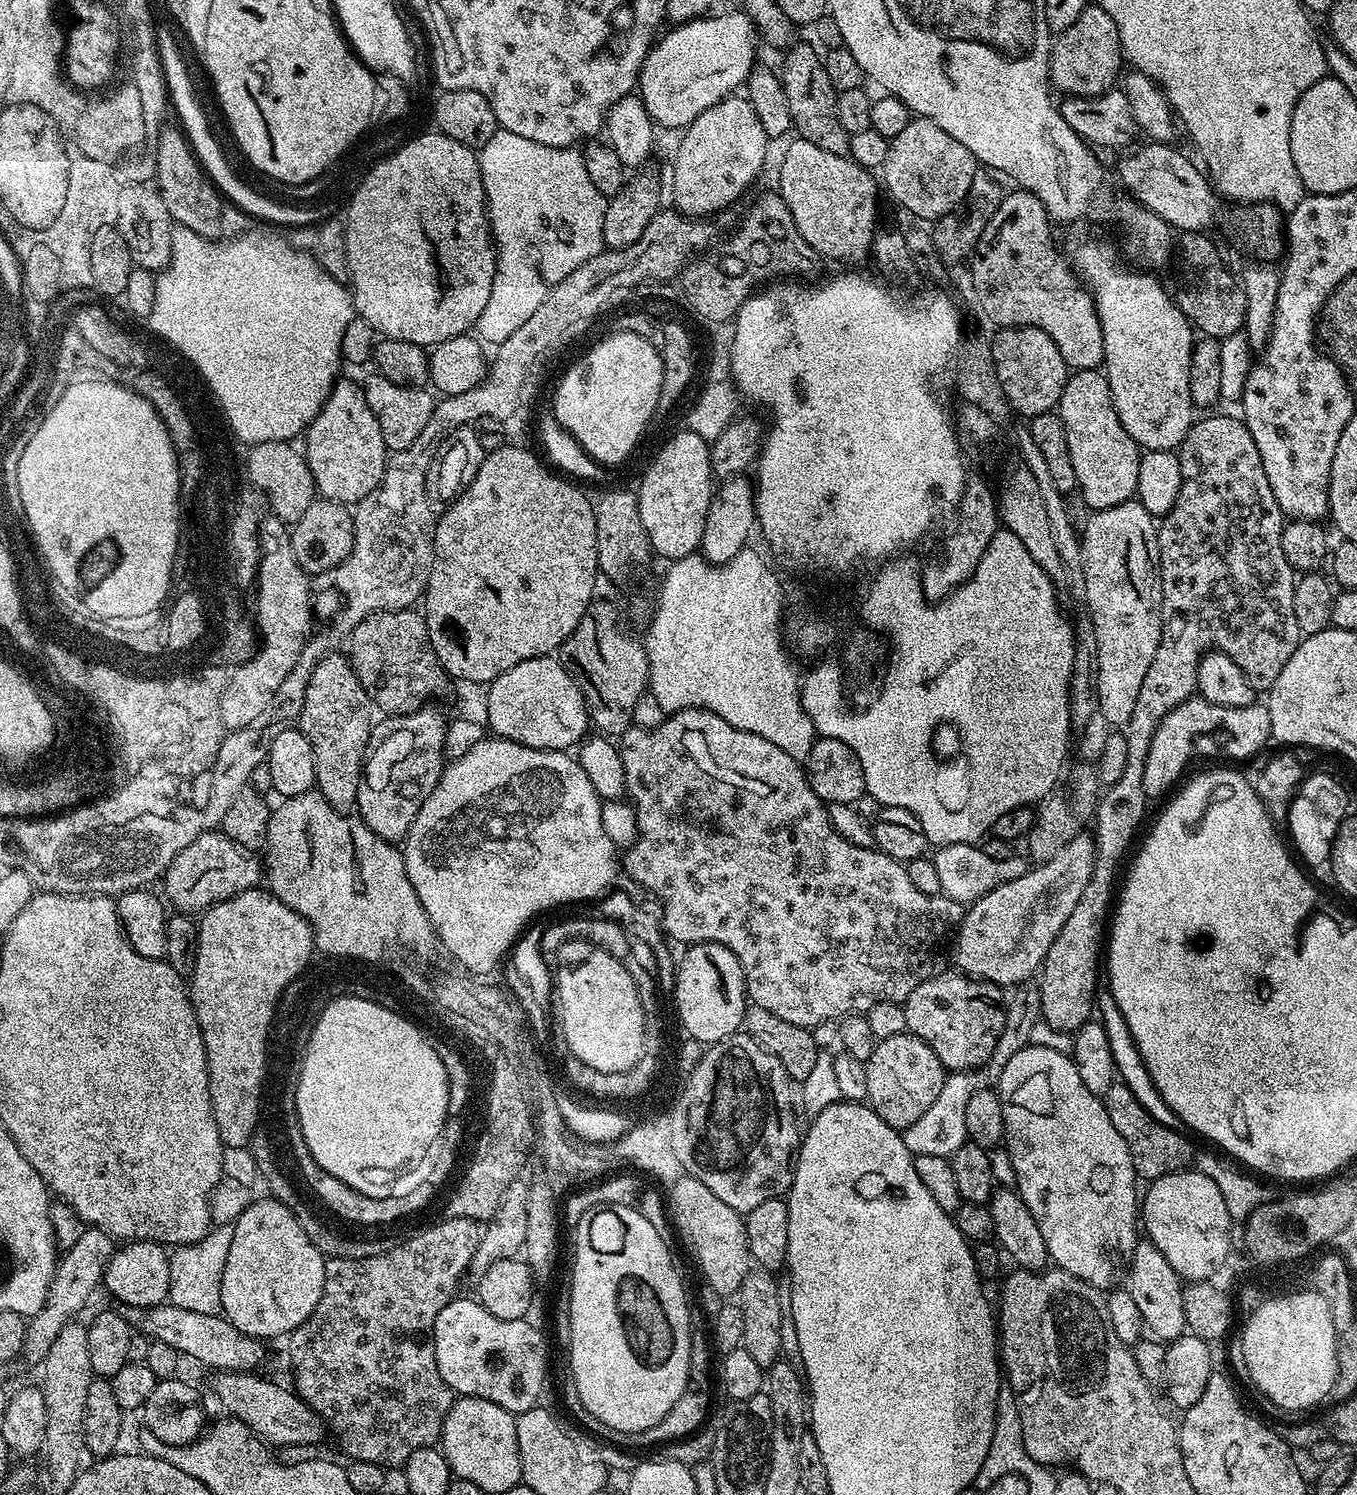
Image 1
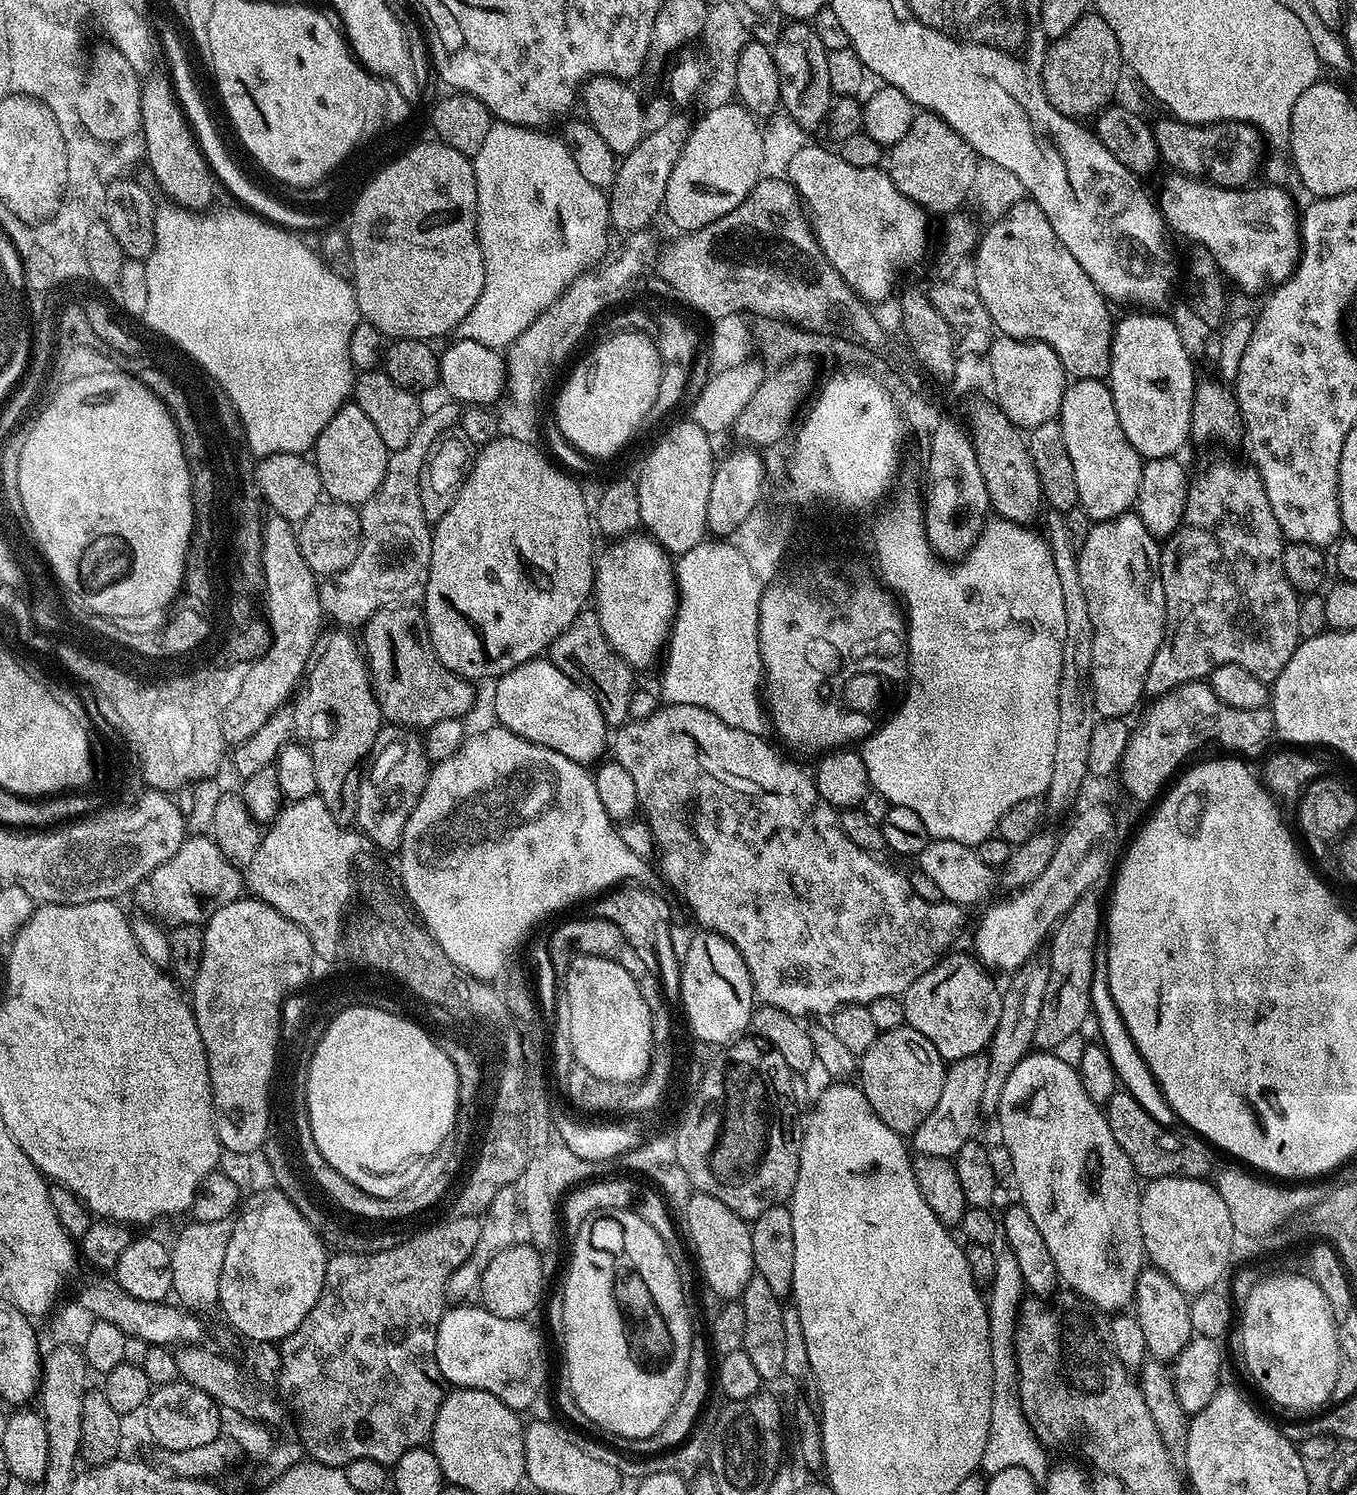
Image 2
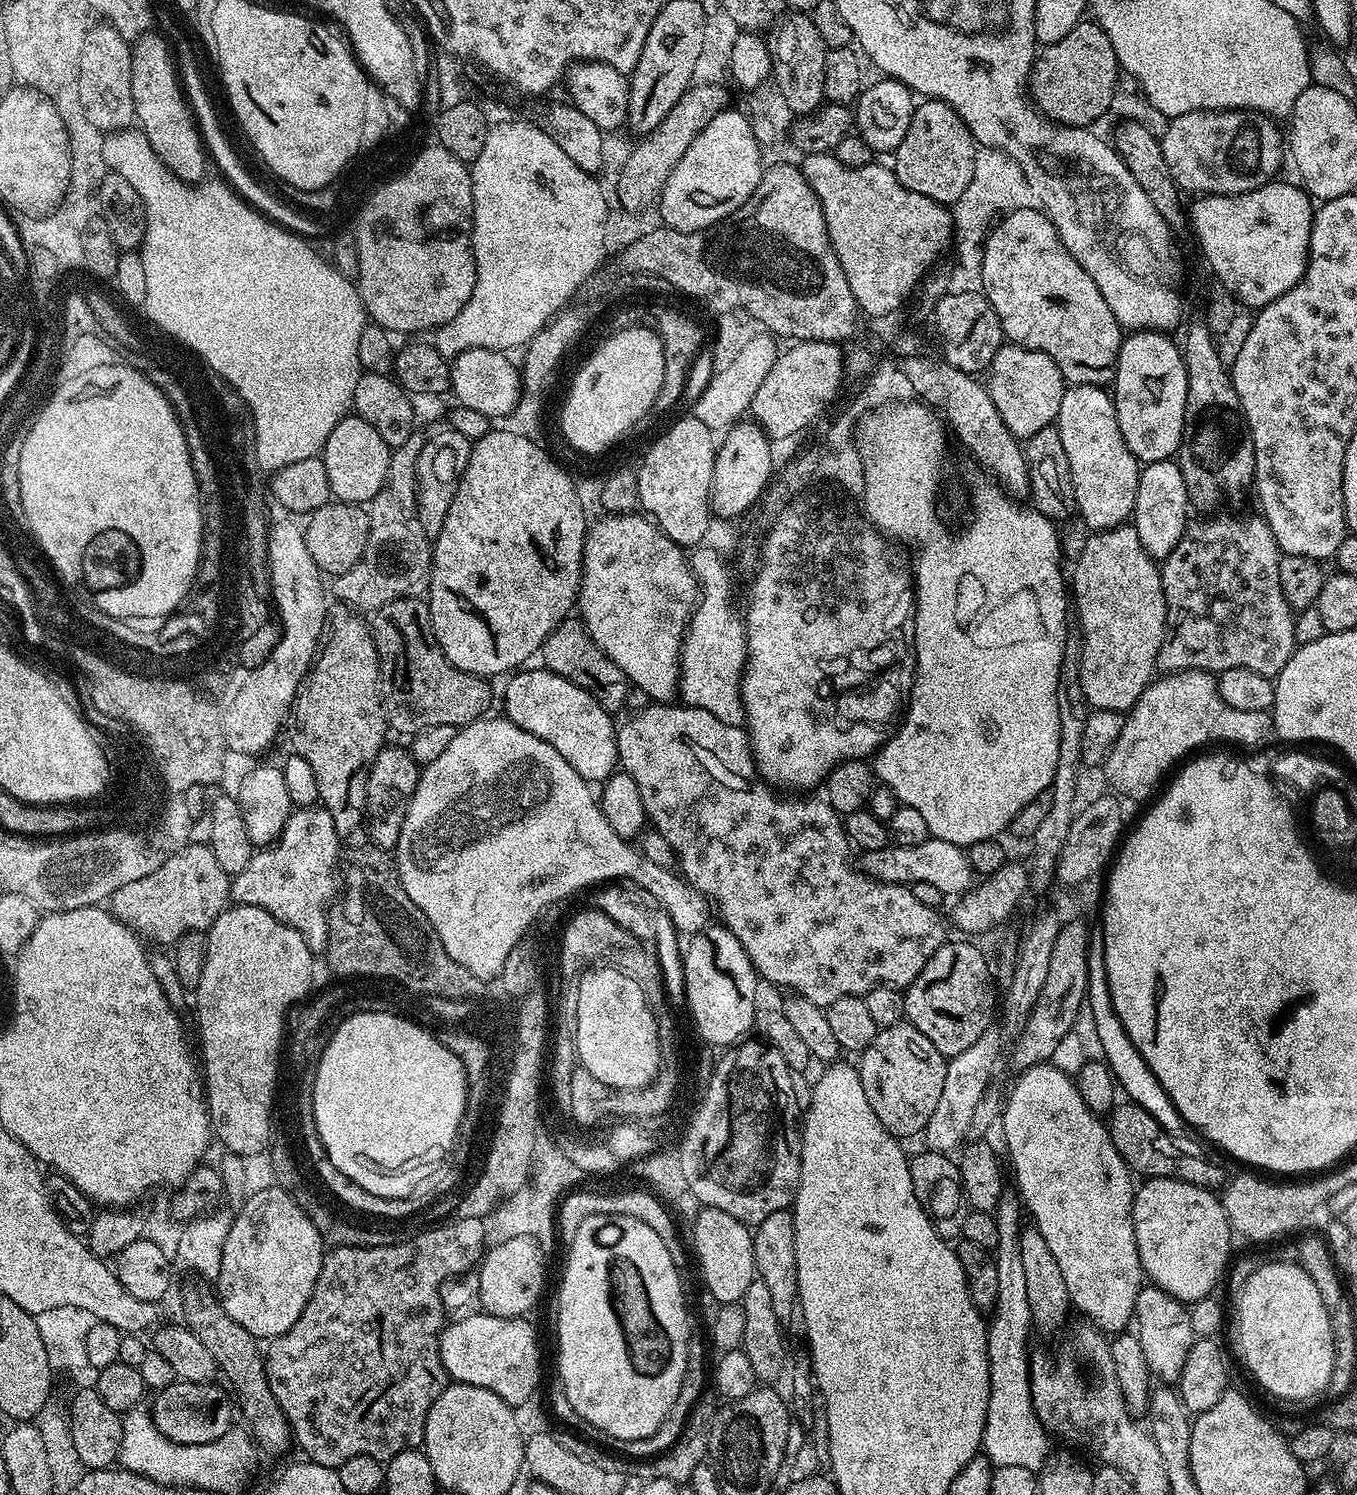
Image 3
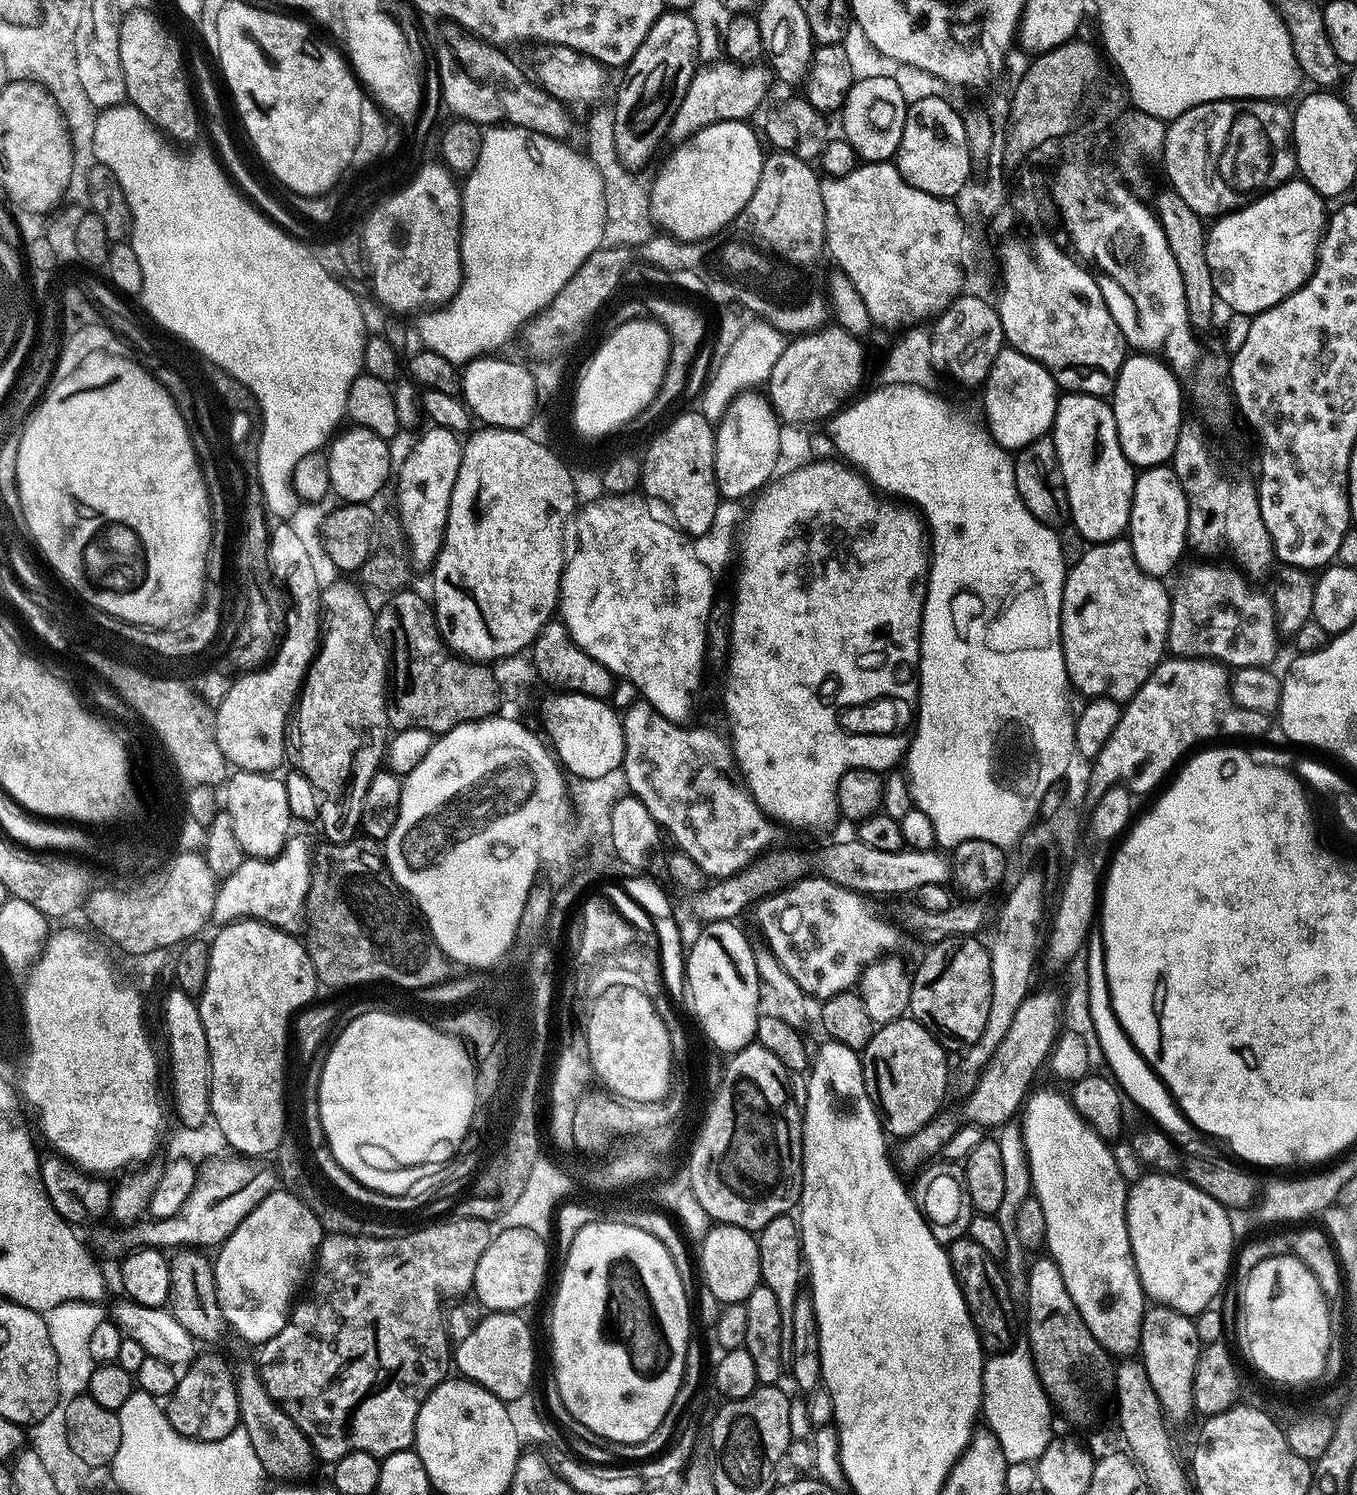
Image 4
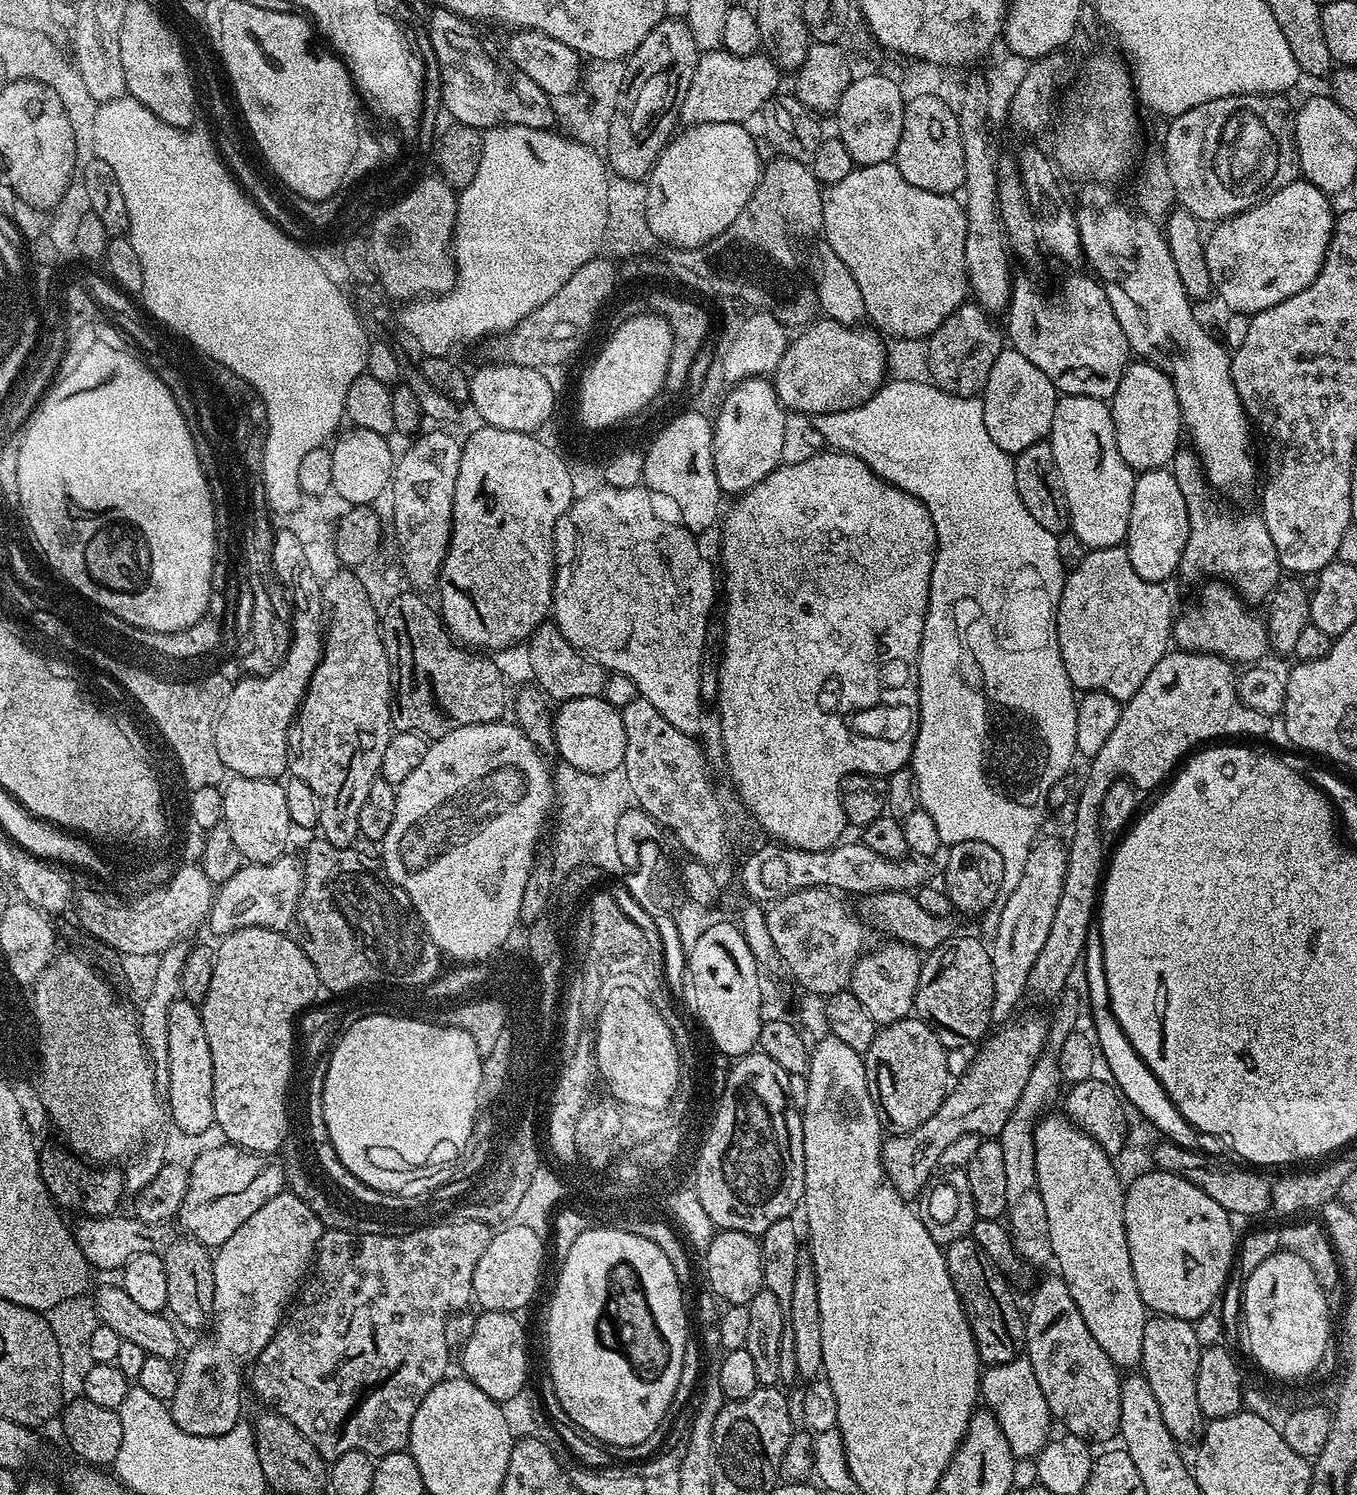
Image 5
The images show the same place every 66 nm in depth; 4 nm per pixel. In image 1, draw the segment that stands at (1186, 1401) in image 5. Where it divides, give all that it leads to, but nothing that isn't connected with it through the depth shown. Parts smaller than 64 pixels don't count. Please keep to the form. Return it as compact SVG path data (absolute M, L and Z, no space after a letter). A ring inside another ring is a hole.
M1144 1238L1132 1251L1132 1258L1128 1261L1126 1269L1126 1290L1134 1302L1138 1302L1138 1310L1142 1310L1145 1329L1155 1339L1163 1342L1177 1340L1179 1336L1185 1335L1188 1323L1186 1322L1186 1306L1184 1305L1185 1281L1166 1262L1162 1250L1154 1246L1151 1240Z

